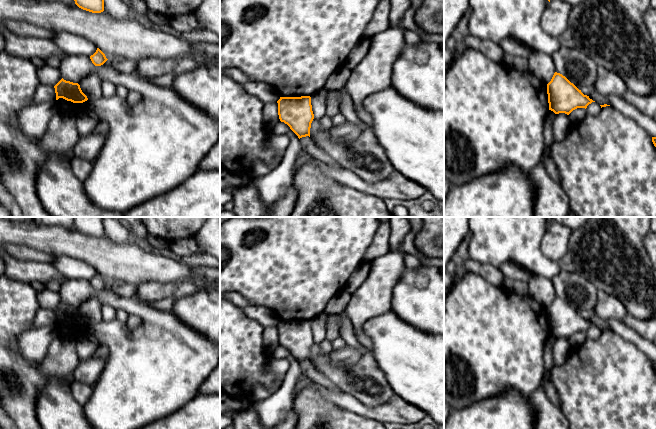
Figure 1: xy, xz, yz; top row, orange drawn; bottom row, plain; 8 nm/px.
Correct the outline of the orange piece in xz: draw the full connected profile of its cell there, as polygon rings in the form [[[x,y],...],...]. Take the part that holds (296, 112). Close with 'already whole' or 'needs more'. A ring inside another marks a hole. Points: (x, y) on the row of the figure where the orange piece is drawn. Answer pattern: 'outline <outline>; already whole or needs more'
outline [[[280,97],[277,103],[280,121],[287,124],[299,139],[310,137],[311,123],[314,119],[311,97]]]; already whole

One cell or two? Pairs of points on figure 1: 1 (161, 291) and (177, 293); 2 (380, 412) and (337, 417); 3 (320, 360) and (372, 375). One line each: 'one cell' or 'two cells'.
1: one cell
2: two cells
3: one cell

